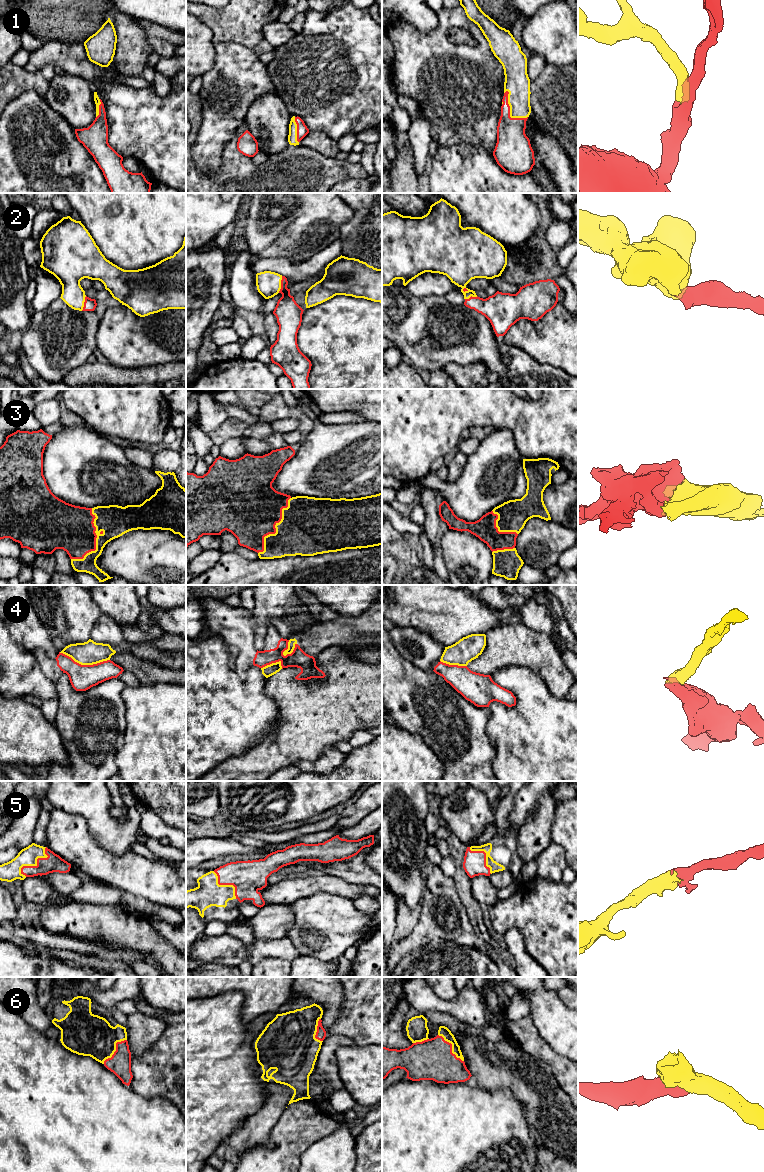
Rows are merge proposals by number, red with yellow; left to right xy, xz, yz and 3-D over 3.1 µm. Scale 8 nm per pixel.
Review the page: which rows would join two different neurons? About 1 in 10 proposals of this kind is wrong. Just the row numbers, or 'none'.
4

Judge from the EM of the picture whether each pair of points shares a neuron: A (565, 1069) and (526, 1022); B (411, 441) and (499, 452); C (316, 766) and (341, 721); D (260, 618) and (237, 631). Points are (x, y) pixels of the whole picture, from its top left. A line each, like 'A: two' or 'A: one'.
A: one
B: two
C: two
D: two

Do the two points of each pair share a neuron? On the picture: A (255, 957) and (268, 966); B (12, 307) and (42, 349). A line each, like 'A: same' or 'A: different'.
A: different
B: different

